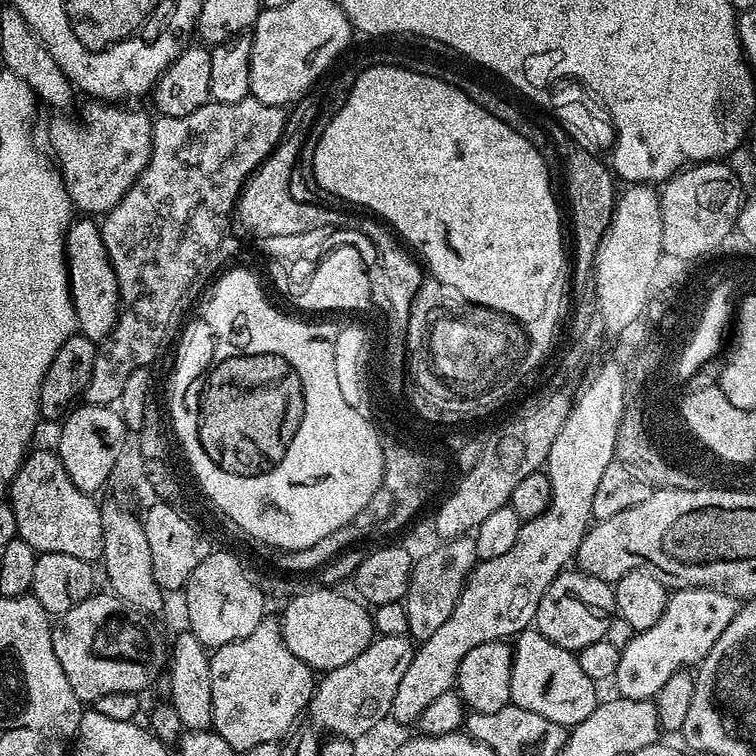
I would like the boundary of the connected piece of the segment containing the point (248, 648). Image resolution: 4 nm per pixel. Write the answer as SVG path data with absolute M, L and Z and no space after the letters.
M265 618L246 638L230 642L209 655L212 728L234 746L238 754L258 742L280 742L292 723L305 715L314 691L314 672L306 662L294 658L284 644L279 619Z

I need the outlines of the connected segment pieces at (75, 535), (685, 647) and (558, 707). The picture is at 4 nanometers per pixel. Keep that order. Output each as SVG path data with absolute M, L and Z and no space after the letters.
M29 451L12 480L7 499L14 516L18 518L19 539L27 542L37 554L71 554L74 558L89 562L101 559L103 542L100 504L92 501L95 499L89 493L78 490L78 486L70 482L70 474L66 474L66 466L62 466L55 451Z
M682 588L673 591L662 618L658 618L650 630L635 633L628 645L620 649L620 661L614 677L617 693L635 700L652 700L662 686L670 682L675 672L691 669L706 658L714 642L718 642L722 630L730 626L737 607L737 597L722 593L717 588Z
M525 630L515 637L510 694L511 703L522 706L522 710L534 710L534 714L542 714L542 718L550 718L550 722L571 726L582 722L582 718L590 718L590 714L594 714L598 703L596 688L598 688L597 681L586 678L582 666L578 666L576 653L568 652L562 646L554 646L550 638L535 630Z

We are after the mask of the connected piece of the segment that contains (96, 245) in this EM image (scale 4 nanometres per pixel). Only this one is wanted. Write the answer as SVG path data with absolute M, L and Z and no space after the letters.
M82 216L68 225L64 236L64 253L68 262L68 274L72 290L72 305L76 311L76 326L79 335L103 342L112 335L120 313L118 278L110 262L109 251L102 240L99 223Z

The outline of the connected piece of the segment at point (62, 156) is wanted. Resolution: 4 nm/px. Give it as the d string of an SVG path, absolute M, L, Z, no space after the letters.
M88 102L82 108L79 109L80 124L68 120L72 118L64 114L49 122L48 144L73 209L80 211L81 208L84 214L107 214L122 202L126 190L134 186L138 174L148 165L152 153L153 117L139 112L136 106L117 106L112 102Z

